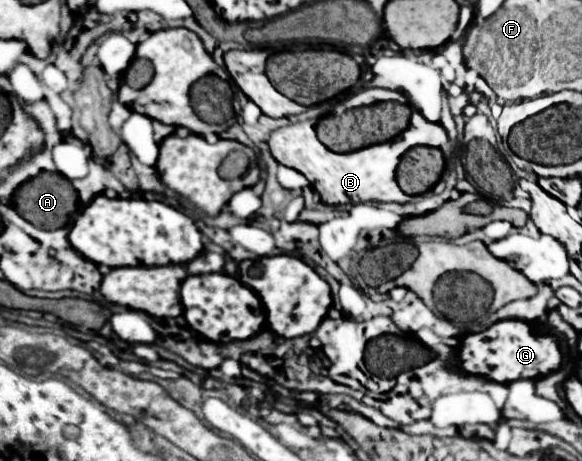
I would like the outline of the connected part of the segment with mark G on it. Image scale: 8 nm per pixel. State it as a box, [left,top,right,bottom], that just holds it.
[458,319,562,383]

